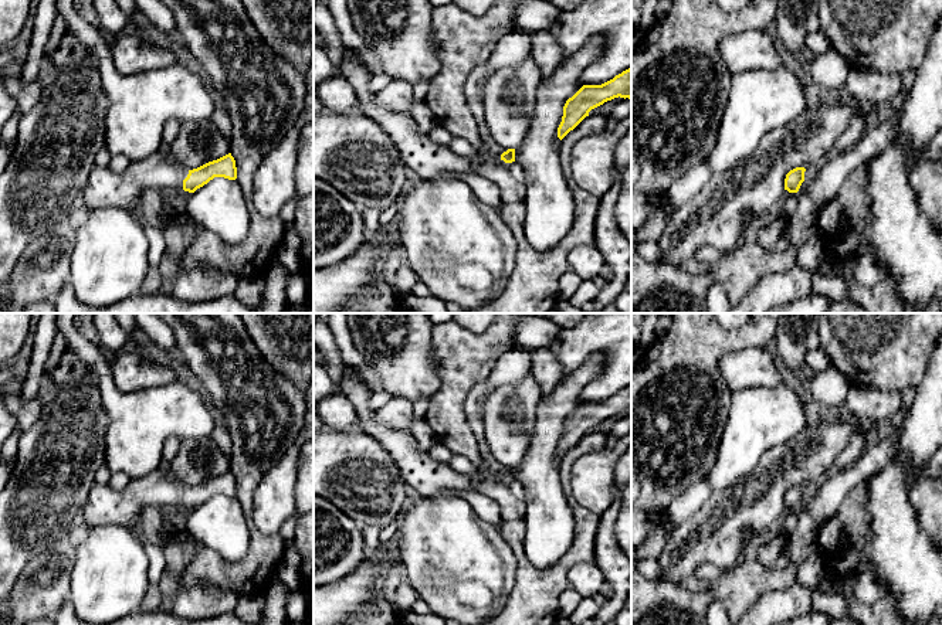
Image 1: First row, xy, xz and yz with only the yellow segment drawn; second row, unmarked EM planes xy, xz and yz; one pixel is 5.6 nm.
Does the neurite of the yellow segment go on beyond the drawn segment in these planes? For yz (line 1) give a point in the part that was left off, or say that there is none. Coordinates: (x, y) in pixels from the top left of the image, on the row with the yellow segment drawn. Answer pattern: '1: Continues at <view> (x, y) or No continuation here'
1: No continuation here

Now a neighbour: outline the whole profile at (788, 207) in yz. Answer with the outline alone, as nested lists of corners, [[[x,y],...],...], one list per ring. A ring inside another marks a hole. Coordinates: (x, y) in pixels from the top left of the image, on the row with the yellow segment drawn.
[[[790,193],[782,201],[782,204],[775,208],[769,218],[773,215],[782,215],[785,220],[789,220],[796,213],[797,204],[799,204],[797,193]]]

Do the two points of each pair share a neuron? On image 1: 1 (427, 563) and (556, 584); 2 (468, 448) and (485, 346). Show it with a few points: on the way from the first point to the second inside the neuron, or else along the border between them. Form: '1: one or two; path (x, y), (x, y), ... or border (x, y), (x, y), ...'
1: two; border (517, 577), (502, 608)
2: one; path (454, 423), (454, 387), (460, 372)

